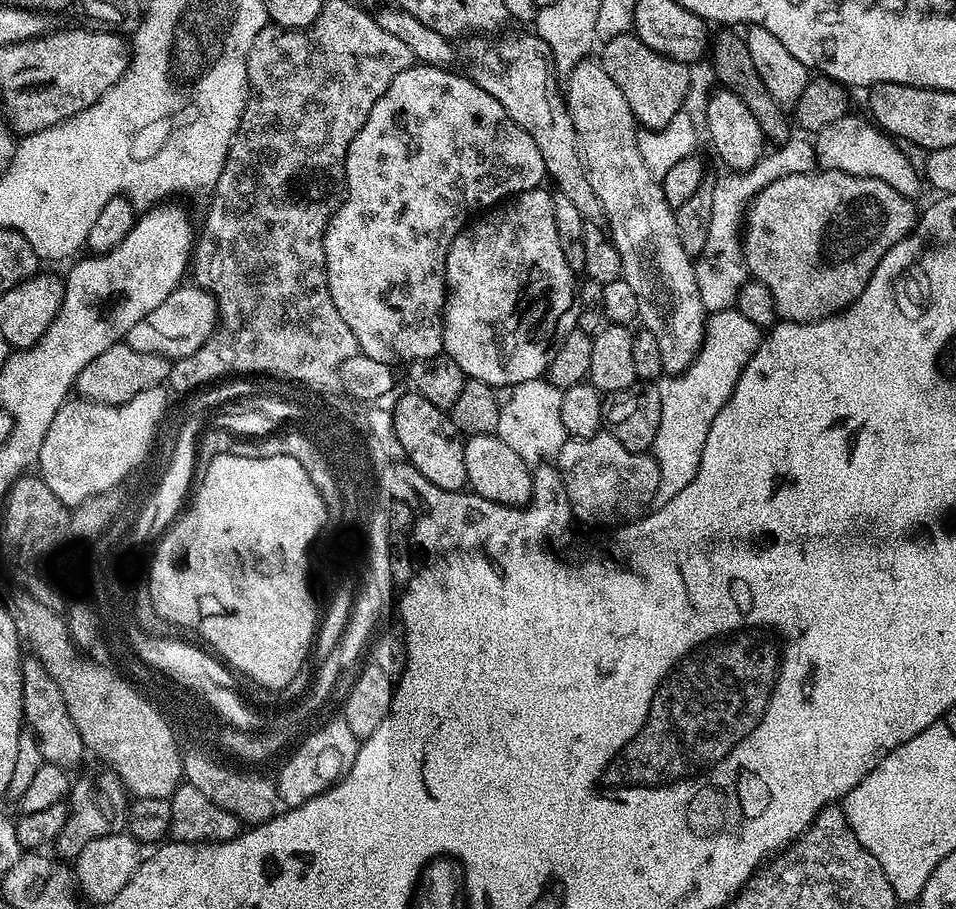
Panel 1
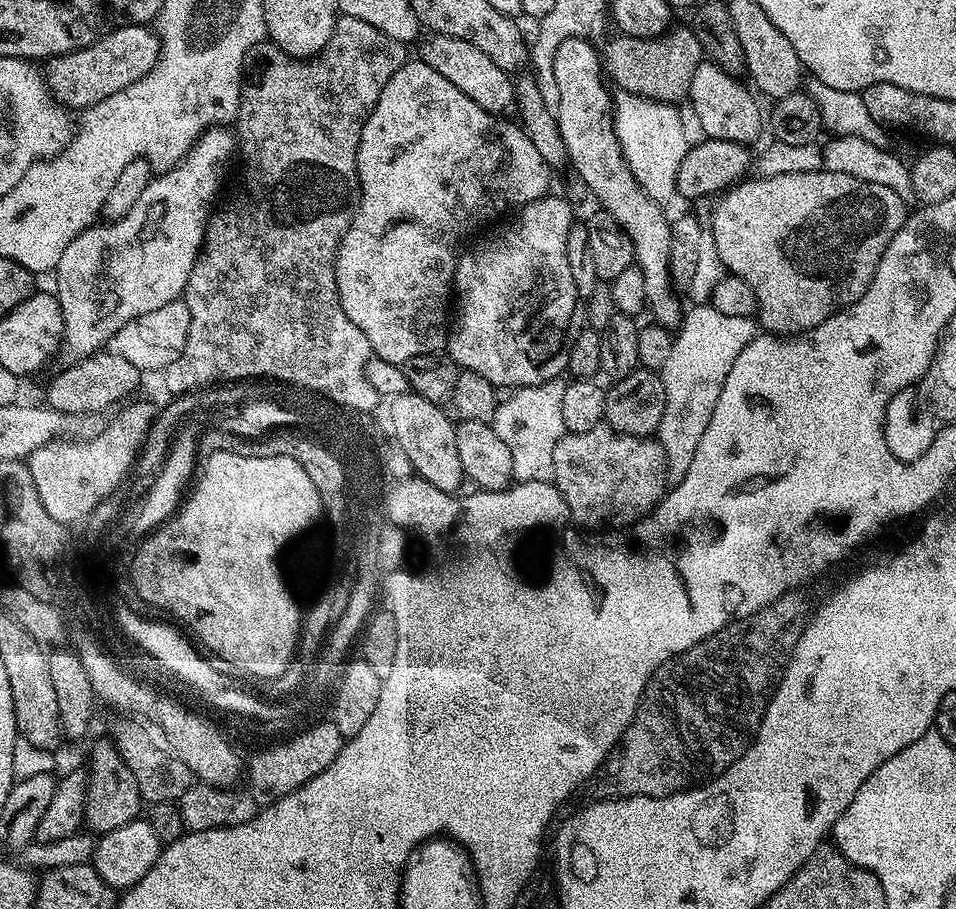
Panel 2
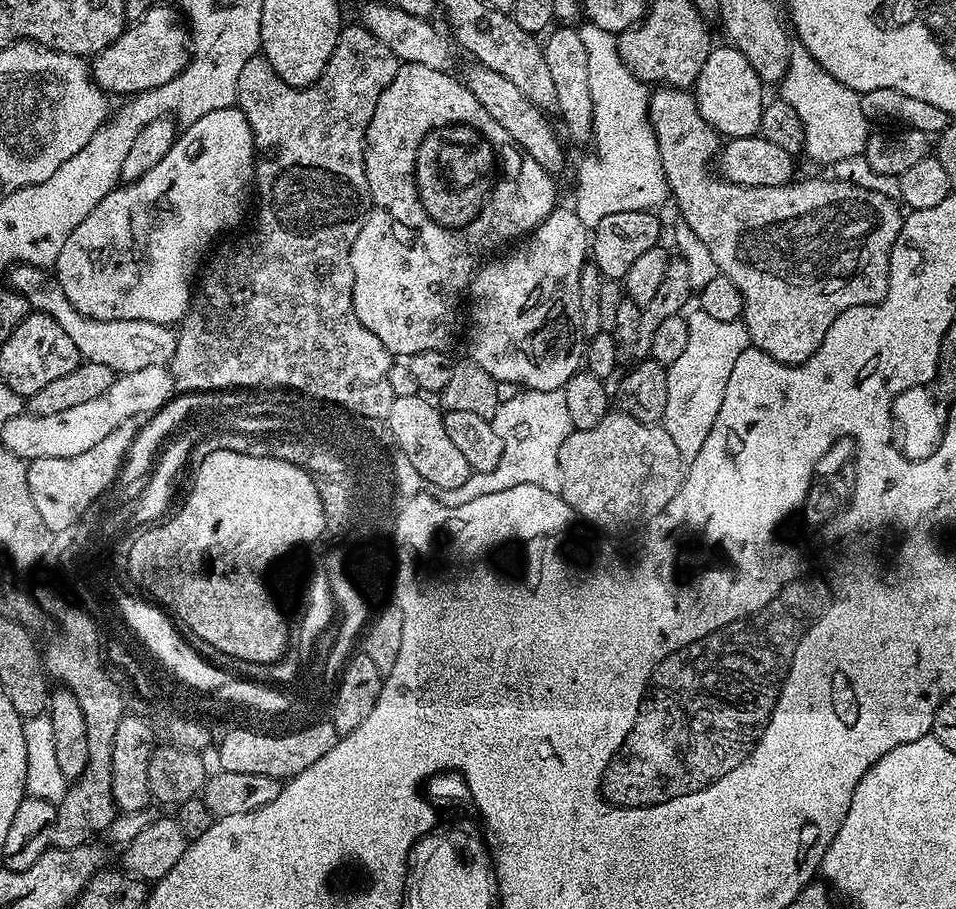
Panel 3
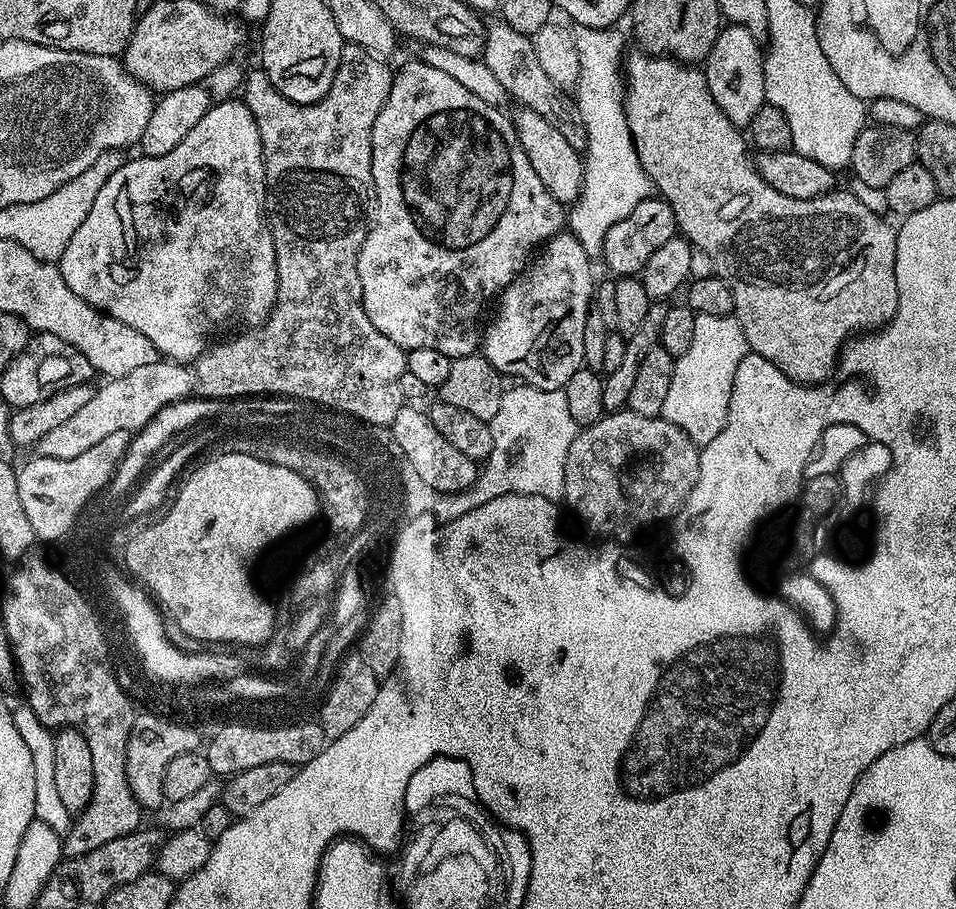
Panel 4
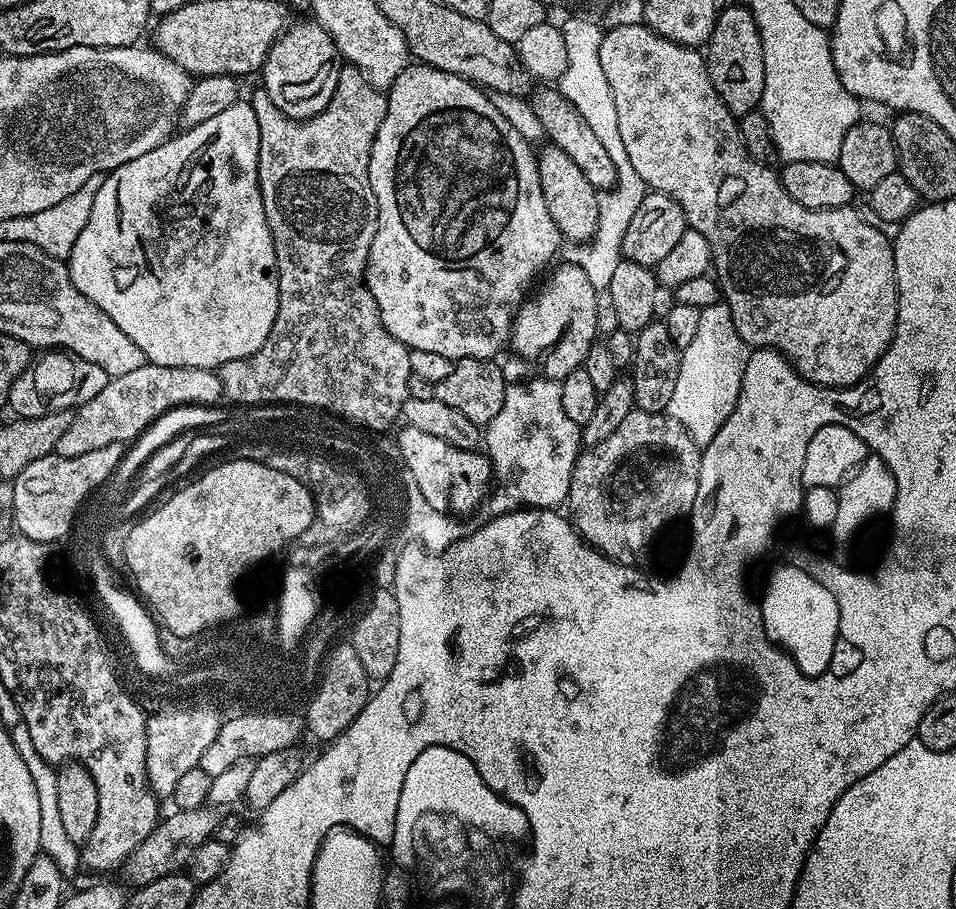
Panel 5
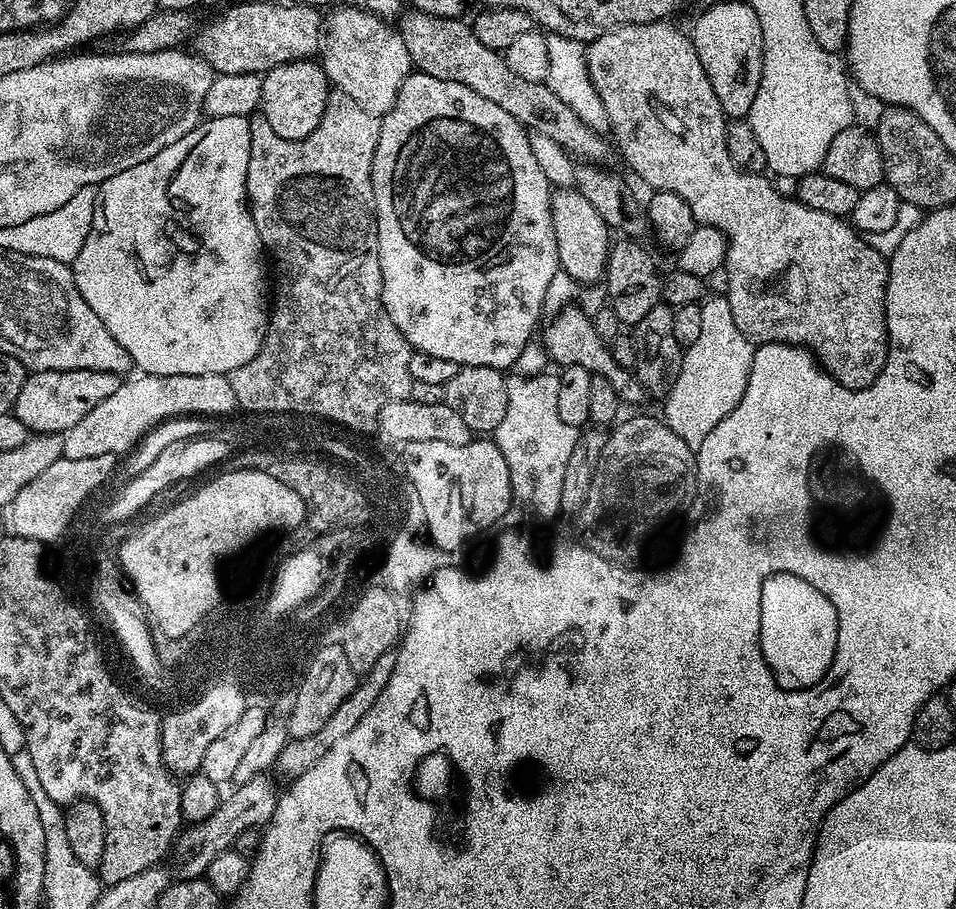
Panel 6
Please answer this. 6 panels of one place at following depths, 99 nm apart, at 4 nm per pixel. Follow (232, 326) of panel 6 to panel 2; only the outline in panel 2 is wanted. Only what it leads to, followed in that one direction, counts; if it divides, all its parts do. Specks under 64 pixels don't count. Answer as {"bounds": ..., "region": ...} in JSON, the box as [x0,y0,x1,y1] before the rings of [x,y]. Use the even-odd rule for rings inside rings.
{"bounds":[54,127,238,358],"region":[[[227,127],[208,128],[179,164],[153,175],[141,198],[124,217],[111,222],[97,222],[66,246],[54,269],[54,295],[62,306],[64,319],[62,348],[65,353],[68,351],[72,358],[91,356],[93,352],[101,351],[112,336],[122,330],[122,326],[135,324],[148,316],[150,310],[162,310],[162,306],[183,297],[190,270],[204,247],[204,231],[208,229],[208,217],[217,203],[216,195],[220,192],[228,159],[234,156],[237,148],[238,141]]]}

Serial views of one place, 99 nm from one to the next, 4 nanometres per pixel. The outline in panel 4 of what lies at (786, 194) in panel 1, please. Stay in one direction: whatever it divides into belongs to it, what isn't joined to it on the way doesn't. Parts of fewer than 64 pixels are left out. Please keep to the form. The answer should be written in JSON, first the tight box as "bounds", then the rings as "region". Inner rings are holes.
{"bounds":[622,50,900,386],"region":[[[636,50],[632,57],[627,57],[622,68],[622,77],[626,85],[626,91],[622,96],[624,117],[628,123],[628,132],[632,135],[634,150],[638,154],[638,162],[642,162],[642,170],[646,170],[646,174],[652,180],[653,189],[668,203],[670,210],[674,210],[679,235],[711,265],[713,273],[720,276],[722,282],[726,282],[726,286],[730,286],[730,294],[734,294],[734,315],[742,326],[742,334],[746,334],[749,349],[766,358],[766,362],[782,370],[782,374],[786,374],[786,378],[790,378],[796,384],[815,386],[825,383],[835,373],[845,345],[857,334],[883,328],[892,321],[898,310],[900,295],[896,277],[897,229],[891,228],[883,215],[868,210],[847,190],[833,190],[818,198],[786,198],[786,194],[778,194],[774,186],[767,184],[757,174],[755,167],[750,163],[750,156],[748,160],[747,154],[744,153],[745,141],[724,140],[724,115],[714,102],[706,78],[699,67],[682,64],[678,60],[673,60],[671,56],[653,56],[643,50]]]}

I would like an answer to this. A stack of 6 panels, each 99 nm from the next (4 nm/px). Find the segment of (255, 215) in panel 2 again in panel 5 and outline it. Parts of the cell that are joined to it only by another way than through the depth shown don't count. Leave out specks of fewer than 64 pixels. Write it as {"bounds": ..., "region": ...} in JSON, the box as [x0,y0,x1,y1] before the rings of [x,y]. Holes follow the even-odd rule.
{"bounds":[218,66,413,430],"region":[[[344,66],[340,68],[337,86],[330,102],[317,116],[311,116],[308,120],[291,120],[286,114],[282,114],[282,110],[278,110],[278,106],[274,106],[274,102],[270,102],[270,98],[263,90],[256,90],[256,93],[250,96],[250,103],[254,110],[254,118],[258,118],[258,142],[260,143],[258,178],[262,206],[266,210],[266,222],[274,238],[276,270],[280,274],[280,305],[278,318],[274,318],[274,326],[270,330],[270,338],[262,342],[262,350],[246,358],[238,358],[234,362],[220,365],[218,375],[224,391],[223,399],[233,400],[231,403],[236,406],[294,404],[305,408],[319,408],[368,430],[388,430],[388,427],[401,415],[405,400],[409,399],[408,379],[413,376],[410,370],[410,349],[402,342],[398,342],[398,338],[394,338],[394,334],[390,334],[386,326],[382,326],[378,306],[367,284],[364,283],[364,267],[368,264],[370,246],[374,242],[374,234],[378,226],[378,202],[370,186],[368,167],[378,126],[382,126],[382,118],[386,118],[388,97],[381,89],[375,88],[357,68]]]}

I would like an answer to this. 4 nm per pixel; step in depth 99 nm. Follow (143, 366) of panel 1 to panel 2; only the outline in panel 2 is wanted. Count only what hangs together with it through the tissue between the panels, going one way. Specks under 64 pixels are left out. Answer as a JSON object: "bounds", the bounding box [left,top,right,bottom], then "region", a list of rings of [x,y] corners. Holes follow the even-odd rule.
{"bounds":[46,350,141,418],"region":[[[101,350],[93,352],[91,356],[79,357],[69,368],[64,368],[52,381],[48,384],[48,400],[46,400],[47,407],[65,412],[68,416],[83,418],[88,416],[91,412],[104,412],[107,408],[114,404],[119,405],[125,401],[128,395],[135,390],[140,384],[141,369],[134,366],[134,362],[126,362],[126,358],[122,358],[117,352],[111,350]]]}

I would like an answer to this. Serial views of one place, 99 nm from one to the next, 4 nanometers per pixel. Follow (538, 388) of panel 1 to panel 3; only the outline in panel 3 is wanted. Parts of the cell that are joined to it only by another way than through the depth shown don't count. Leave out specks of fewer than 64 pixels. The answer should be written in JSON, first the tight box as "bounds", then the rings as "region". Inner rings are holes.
{"bounds":[468,390,574,498],"region":[[[516,390],[512,397],[501,399],[492,419],[498,438],[502,438],[502,458],[489,472],[473,472],[468,492],[482,498],[482,494],[498,494],[510,486],[542,486],[542,490],[559,492],[562,474],[558,474],[558,450],[574,431],[566,398],[561,390]]]}

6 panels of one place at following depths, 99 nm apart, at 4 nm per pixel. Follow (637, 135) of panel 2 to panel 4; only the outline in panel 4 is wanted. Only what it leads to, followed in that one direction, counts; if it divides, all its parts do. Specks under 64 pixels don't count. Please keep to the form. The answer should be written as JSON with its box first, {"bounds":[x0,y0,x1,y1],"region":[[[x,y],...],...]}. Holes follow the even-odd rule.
{"bounds":[566,24,653,258],"region":[[[575,24],[571,27],[574,46],[577,47],[579,78],[574,89],[578,114],[582,114],[582,126],[586,126],[586,151],[582,190],[566,216],[566,224],[572,235],[582,242],[589,258],[596,258],[604,251],[606,230],[622,222],[638,202],[653,195],[652,180],[642,170],[638,154],[634,150],[632,135],[624,117],[622,99],[622,61],[624,38],[616,28],[596,28]]]}

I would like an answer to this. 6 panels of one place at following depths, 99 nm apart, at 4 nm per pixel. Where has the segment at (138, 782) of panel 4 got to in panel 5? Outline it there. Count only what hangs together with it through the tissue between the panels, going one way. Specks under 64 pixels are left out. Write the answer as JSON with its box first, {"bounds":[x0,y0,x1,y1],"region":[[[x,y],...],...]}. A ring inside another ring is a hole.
{"bounds":[146,706,222,798],"region":[[[189,706],[183,710],[153,712],[146,719],[146,778],[157,798],[170,798],[182,774],[199,768],[202,754],[218,738],[222,716],[212,706]]]}

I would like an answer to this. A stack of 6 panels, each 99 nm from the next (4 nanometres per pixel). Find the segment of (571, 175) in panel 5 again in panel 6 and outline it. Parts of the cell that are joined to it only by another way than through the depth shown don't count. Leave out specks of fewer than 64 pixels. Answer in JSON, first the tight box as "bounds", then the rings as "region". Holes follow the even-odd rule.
{"bounds":[552,187,610,286],"region":[[[557,187],[552,192],[552,225],[554,226],[554,242],[558,246],[560,272],[570,279],[577,280],[580,286],[591,286],[604,275],[604,267],[608,265],[608,249],[610,247],[610,229],[602,222],[602,214],[586,202],[586,198],[577,192],[575,187]]]}

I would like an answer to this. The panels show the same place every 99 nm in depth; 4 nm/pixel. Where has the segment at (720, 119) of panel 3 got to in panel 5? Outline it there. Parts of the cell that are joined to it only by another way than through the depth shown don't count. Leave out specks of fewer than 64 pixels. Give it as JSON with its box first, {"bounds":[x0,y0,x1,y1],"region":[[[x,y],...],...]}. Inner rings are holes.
{"bounds":[706,7,764,118],"region":[[[721,7],[712,37],[706,45],[706,59],[710,82],[714,82],[714,90],[718,90],[722,102],[733,116],[739,118],[757,111],[764,89],[764,59],[758,26],[747,7]]]}

